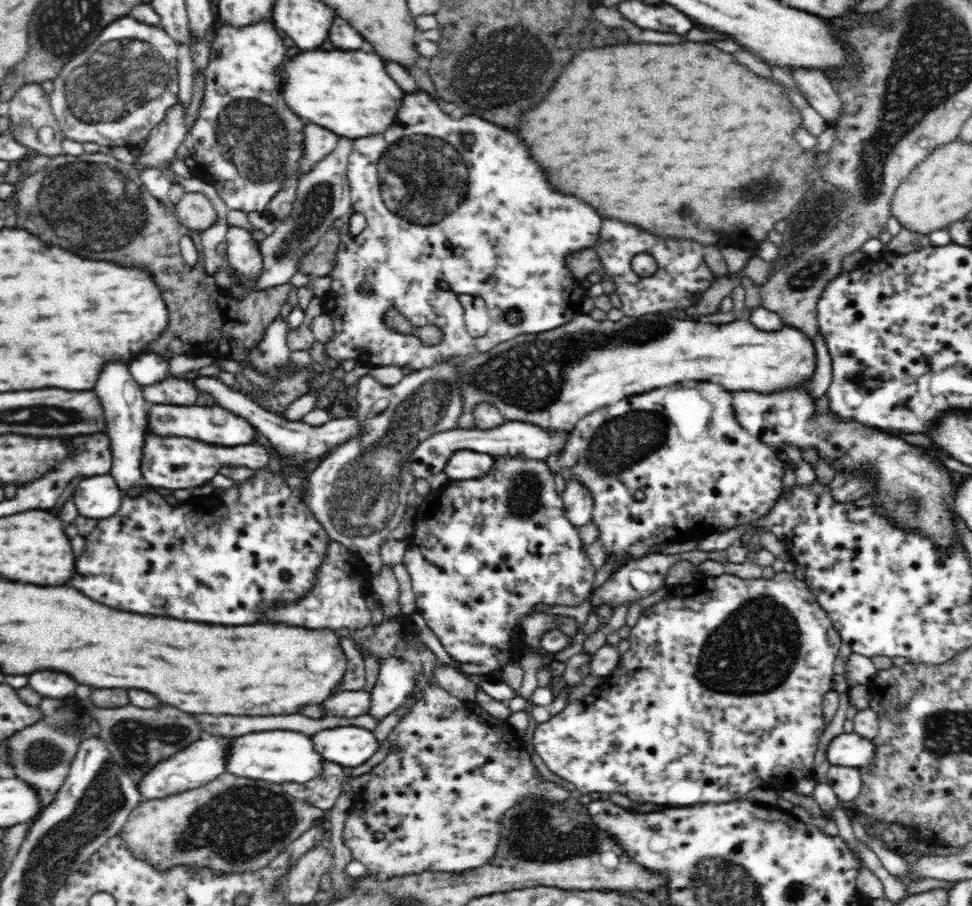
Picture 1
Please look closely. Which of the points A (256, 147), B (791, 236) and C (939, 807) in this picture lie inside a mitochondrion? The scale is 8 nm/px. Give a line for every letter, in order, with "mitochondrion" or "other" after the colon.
A: mitochondrion
B: mitochondrion
C: other

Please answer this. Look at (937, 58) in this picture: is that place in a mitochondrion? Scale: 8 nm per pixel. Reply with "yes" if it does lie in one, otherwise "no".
yes

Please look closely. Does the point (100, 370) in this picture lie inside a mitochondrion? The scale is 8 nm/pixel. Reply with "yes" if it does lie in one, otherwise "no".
no

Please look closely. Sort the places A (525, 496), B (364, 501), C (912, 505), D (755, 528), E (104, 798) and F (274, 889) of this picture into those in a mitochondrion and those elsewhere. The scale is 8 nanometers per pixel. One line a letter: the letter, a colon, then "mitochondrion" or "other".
A: mitochondrion
B: mitochondrion
C: mitochondrion
D: other
E: mitochondrion
F: other

